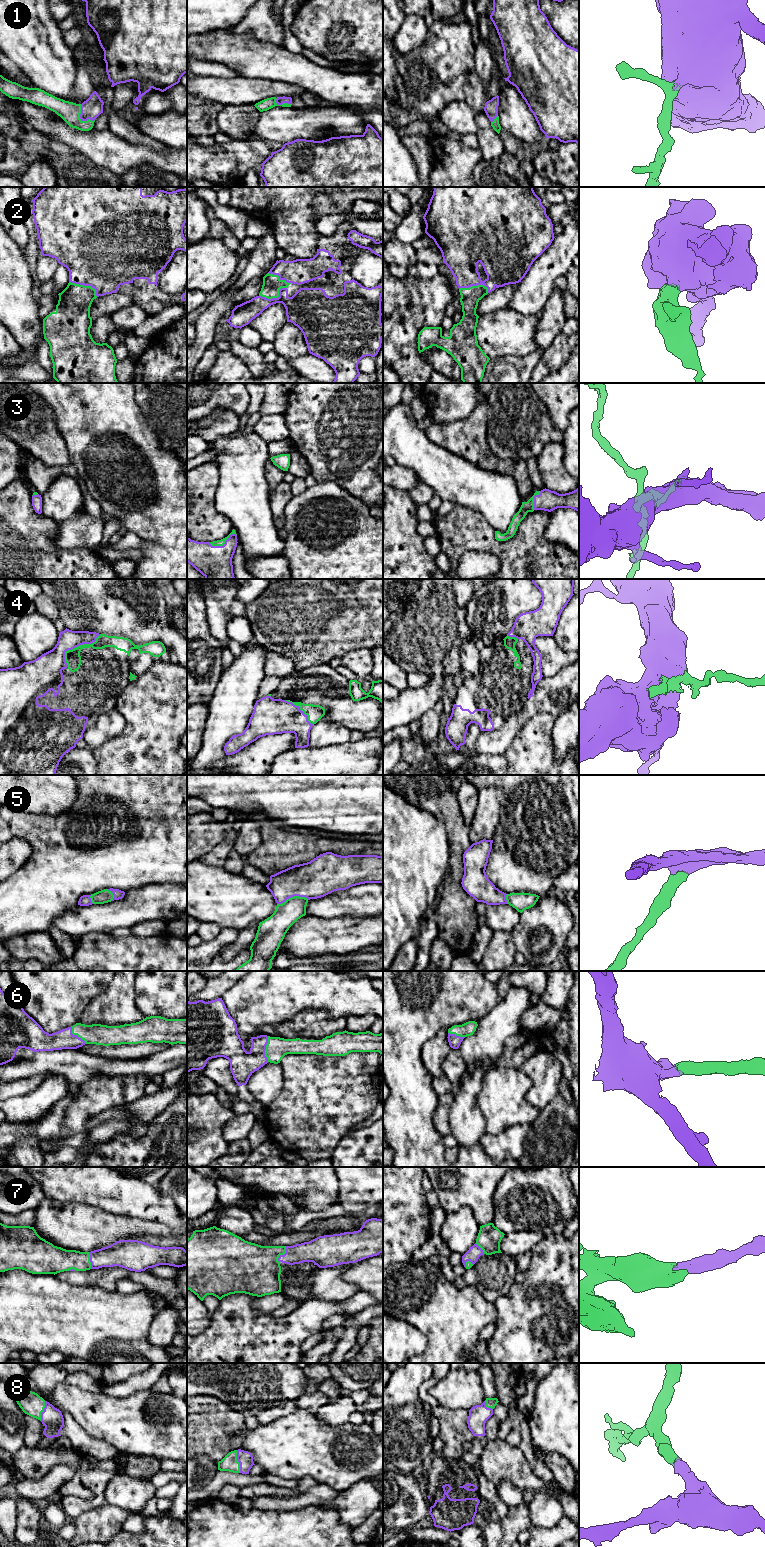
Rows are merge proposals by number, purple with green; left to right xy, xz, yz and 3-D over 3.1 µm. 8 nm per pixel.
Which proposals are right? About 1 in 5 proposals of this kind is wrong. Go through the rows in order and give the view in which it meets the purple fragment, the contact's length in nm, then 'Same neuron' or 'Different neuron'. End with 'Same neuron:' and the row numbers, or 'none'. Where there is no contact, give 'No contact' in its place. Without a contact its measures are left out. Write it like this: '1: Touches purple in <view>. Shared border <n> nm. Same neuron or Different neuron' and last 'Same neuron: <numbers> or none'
1: Touches purple in xy. Shared border 180 nm. Same neuron
2: Touches purple in xz. Shared border 240 nm. Same neuron
3: Touches purple in xz. Shared border 240 nm. Same neuron
4: Touches purple in xy. Shared border 380 nm. Same neuron
5: Touches purple in xz. Shared border 260 nm. Same neuron
6: Touches purple in xz. Shared border 200 nm. Same neuron
7: Touches purple in xz. Shared border 150 nm. Same neuron
8: Touches purple in xz. Shared border 190 nm. Same neuron
Same neuron: 1, 2, 3, 4, 5, 6, 7, 8

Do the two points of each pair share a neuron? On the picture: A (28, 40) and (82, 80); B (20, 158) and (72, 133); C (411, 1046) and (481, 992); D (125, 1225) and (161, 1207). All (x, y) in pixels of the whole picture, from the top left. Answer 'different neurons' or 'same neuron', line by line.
A: different neurons
B: different neurons
C: same neuron
D: different neurons

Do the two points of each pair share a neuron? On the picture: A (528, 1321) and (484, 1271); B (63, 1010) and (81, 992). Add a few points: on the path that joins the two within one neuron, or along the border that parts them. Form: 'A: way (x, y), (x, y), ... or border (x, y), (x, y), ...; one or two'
A: border (515, 1282), (505, 1294), (499, 1296), (493, 1302); two
B: way (67, 1006), (77, 996); one

